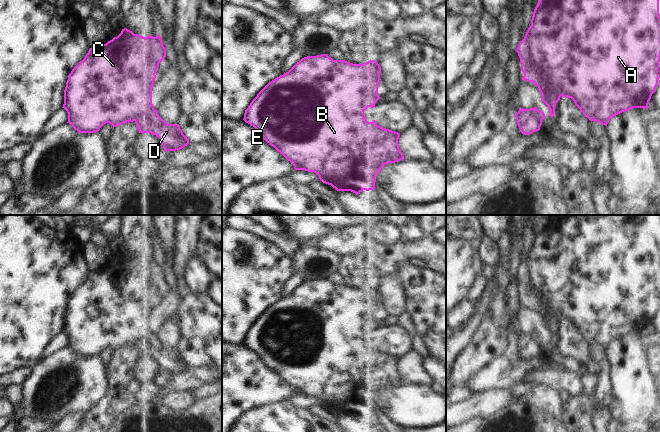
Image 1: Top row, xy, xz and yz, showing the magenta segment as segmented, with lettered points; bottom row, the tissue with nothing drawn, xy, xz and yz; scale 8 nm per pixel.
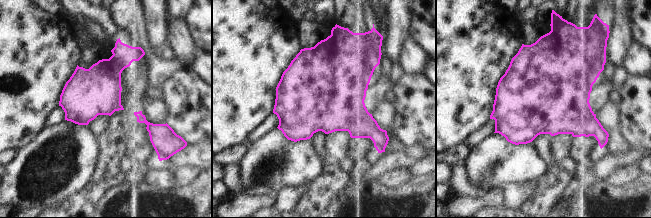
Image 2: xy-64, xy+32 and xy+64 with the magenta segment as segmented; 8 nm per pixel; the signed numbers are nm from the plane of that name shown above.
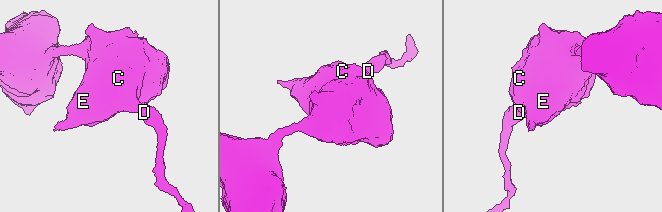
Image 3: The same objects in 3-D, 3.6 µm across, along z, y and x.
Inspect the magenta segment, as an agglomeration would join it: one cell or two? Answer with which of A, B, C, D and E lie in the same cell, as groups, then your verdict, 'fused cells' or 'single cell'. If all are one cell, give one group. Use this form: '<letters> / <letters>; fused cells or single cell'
A B C E / D; fused cells

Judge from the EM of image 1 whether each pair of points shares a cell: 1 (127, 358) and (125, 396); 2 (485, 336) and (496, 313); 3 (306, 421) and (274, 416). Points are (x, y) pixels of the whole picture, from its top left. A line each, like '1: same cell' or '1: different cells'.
1: same cell
2: same cell
3: same cell

